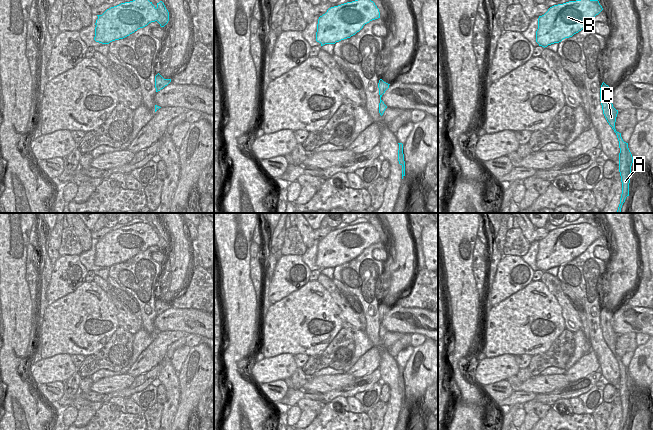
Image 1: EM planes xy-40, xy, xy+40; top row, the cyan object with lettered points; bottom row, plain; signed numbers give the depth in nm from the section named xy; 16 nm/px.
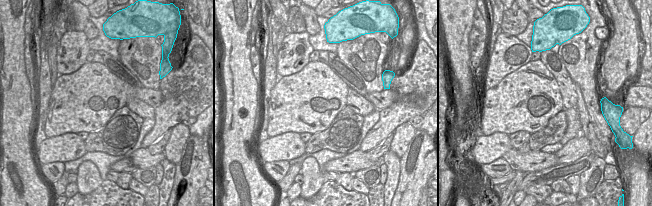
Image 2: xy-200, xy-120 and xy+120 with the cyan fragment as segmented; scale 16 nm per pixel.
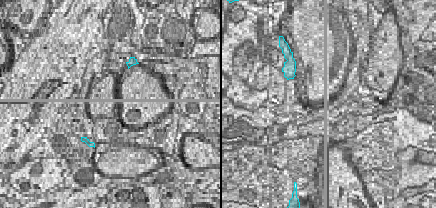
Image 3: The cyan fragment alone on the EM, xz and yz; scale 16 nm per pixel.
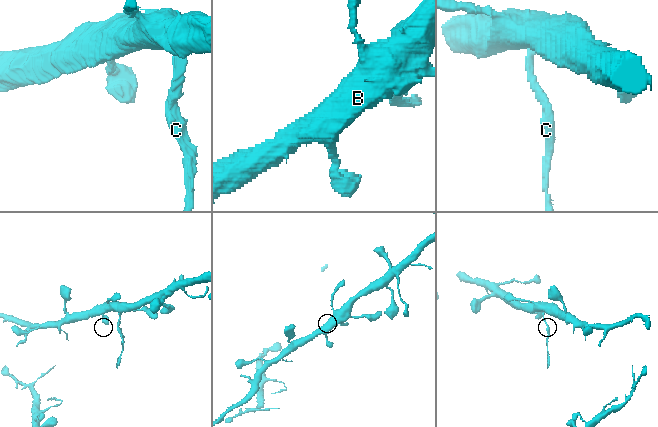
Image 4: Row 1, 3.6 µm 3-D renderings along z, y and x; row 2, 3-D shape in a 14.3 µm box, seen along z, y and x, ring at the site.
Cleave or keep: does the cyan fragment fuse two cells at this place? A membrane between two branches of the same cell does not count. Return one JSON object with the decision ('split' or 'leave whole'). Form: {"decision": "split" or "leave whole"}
{"decision": "split"}

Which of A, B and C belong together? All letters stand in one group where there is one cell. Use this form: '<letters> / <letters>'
A C / B

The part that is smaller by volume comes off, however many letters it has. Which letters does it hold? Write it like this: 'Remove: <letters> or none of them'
Remove: A, C

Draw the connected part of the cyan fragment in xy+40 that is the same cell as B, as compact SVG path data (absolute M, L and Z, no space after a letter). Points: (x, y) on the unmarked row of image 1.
M590 223L554 229L538 242L536 266L545 272L572 261L585 252L602 234L598 224Z

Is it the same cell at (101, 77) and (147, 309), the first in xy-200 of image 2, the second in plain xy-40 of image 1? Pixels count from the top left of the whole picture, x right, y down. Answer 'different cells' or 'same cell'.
different cells

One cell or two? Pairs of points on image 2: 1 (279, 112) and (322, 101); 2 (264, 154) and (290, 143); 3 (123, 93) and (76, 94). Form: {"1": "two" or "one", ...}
{"1": "one", "2": "one", "3": "one"}

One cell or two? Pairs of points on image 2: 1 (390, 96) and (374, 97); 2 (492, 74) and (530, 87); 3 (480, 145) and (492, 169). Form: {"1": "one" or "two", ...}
{"1": "one", "2": "two", "3": "two"}

